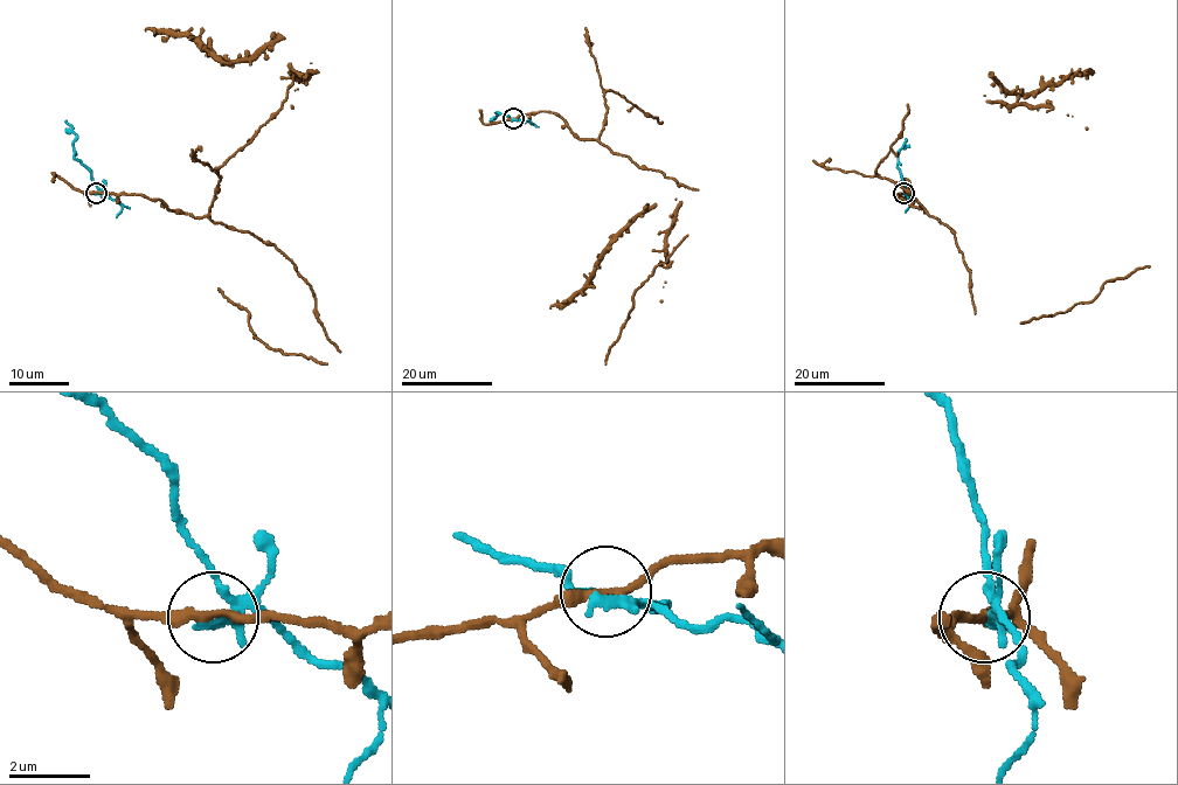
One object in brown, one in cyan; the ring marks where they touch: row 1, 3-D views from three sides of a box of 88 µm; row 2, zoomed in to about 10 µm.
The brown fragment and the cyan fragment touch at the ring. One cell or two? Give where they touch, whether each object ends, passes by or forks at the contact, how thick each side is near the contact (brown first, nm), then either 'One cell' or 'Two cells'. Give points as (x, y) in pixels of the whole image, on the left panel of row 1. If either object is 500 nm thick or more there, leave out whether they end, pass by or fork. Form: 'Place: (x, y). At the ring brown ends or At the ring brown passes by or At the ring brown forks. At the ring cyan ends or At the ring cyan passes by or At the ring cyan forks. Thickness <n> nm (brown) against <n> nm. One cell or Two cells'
Place: (96, 193). At the ring brown passes by. At the ring cyan forks. Thickness 200 nm (brown) against 180 nm. Two cells

